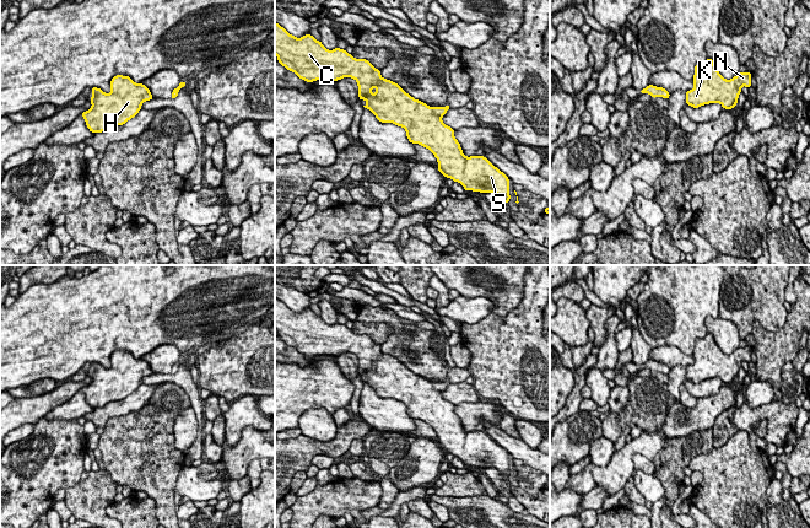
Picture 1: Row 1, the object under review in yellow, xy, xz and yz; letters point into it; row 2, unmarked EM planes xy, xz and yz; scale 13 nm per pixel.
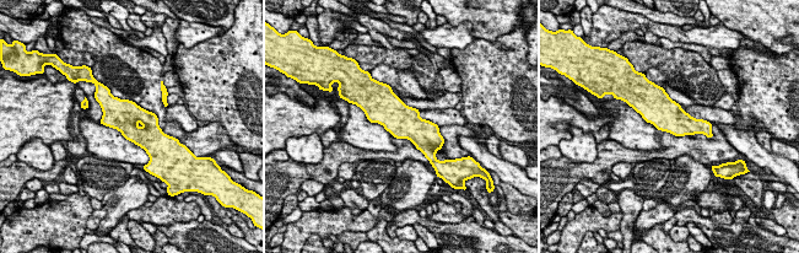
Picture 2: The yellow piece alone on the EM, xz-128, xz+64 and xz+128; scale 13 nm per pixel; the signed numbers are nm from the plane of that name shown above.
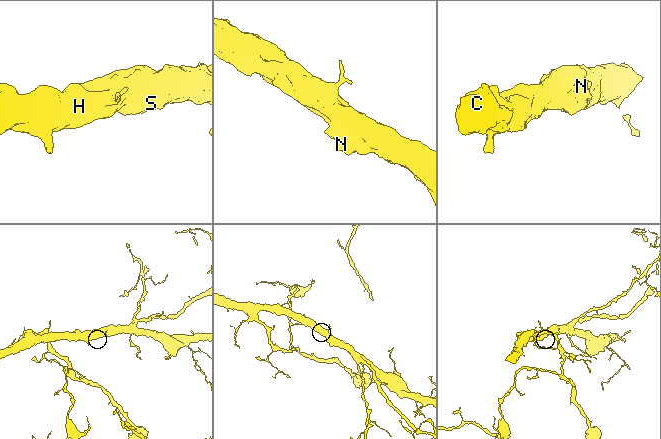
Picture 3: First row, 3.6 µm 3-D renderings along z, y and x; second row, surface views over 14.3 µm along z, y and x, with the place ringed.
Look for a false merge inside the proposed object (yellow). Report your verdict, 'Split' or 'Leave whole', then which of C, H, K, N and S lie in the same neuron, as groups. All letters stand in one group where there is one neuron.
Leave whole. Groups: C H K N S

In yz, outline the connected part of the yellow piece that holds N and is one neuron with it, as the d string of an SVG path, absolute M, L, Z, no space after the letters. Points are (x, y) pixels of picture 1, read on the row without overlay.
M707 333L703 339L696 339L692 356L695 361L686 366L686 381L700 383L720 378L724 384L733 384L738 379L741 362L751 362L751 347L739 347L727 355L719 349L713 335Z

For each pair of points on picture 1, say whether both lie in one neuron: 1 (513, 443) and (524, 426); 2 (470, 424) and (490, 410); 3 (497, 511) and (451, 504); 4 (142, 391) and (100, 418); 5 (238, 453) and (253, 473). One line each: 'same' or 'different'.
1: different
2: same
3: same
4: same
5: different

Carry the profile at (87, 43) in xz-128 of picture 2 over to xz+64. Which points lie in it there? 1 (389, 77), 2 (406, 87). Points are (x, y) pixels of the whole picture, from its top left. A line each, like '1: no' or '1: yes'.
1: yes
2: yes

